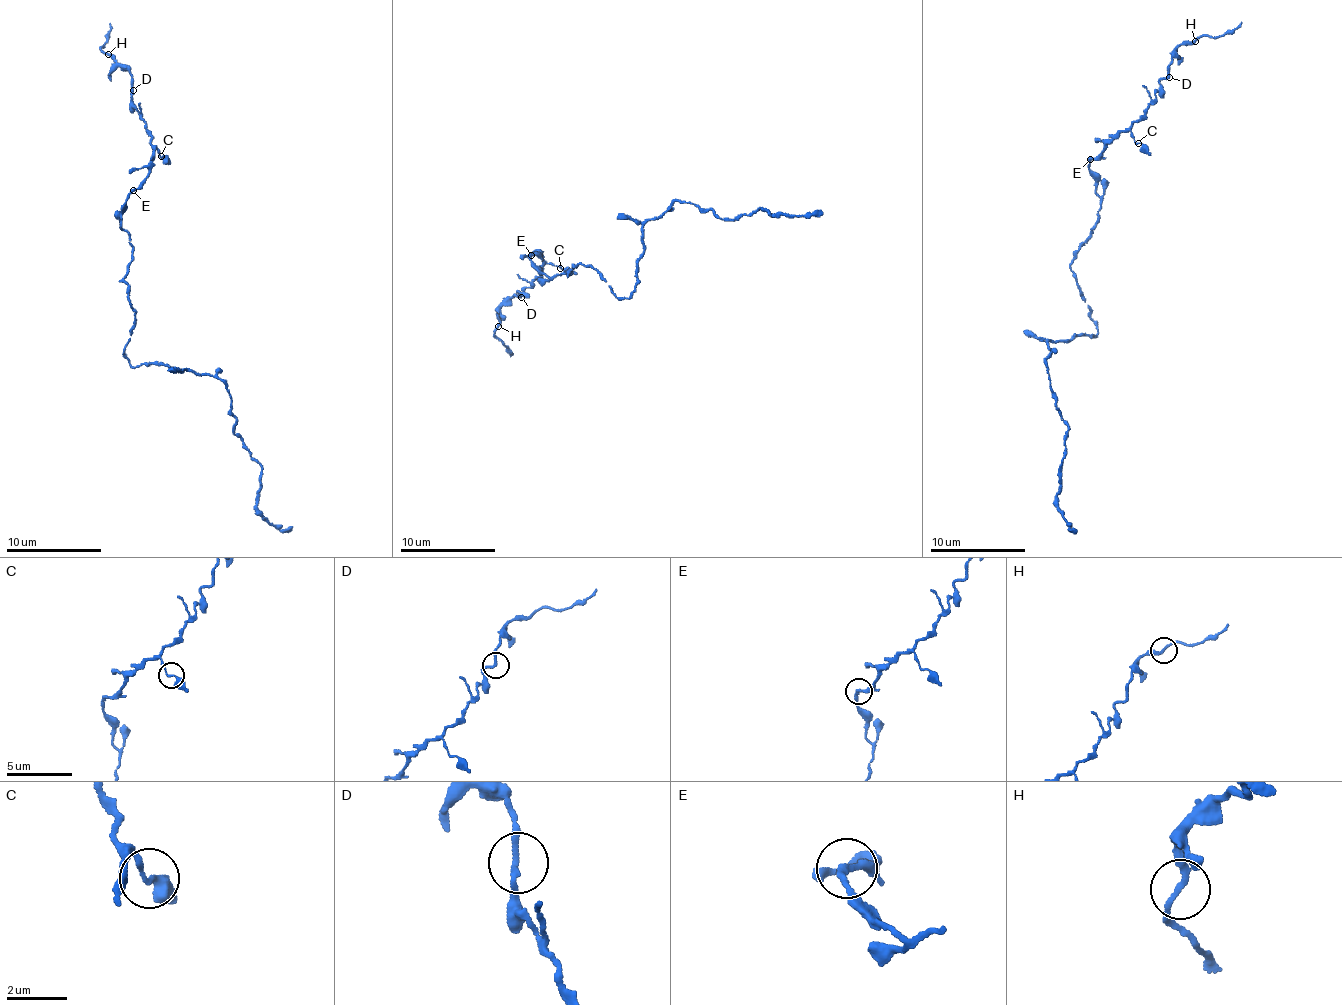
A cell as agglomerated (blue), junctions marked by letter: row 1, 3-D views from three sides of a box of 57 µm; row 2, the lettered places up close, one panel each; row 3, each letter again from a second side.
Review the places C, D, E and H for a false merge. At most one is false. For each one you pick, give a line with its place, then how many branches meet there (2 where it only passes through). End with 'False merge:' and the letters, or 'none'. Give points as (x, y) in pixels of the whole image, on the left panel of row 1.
False merge: none

